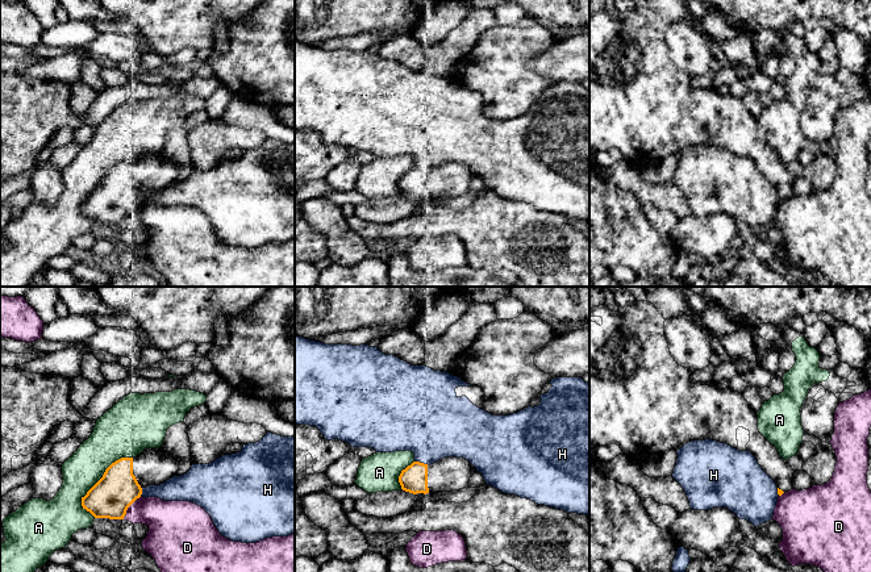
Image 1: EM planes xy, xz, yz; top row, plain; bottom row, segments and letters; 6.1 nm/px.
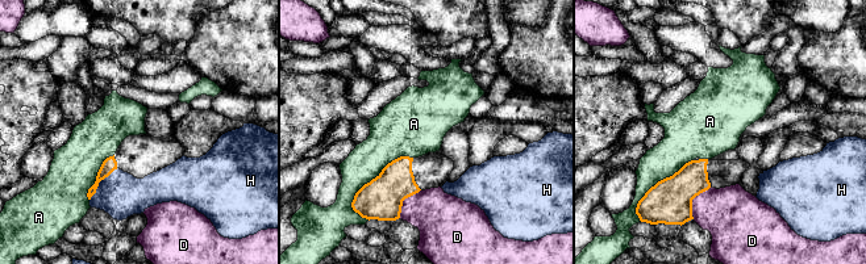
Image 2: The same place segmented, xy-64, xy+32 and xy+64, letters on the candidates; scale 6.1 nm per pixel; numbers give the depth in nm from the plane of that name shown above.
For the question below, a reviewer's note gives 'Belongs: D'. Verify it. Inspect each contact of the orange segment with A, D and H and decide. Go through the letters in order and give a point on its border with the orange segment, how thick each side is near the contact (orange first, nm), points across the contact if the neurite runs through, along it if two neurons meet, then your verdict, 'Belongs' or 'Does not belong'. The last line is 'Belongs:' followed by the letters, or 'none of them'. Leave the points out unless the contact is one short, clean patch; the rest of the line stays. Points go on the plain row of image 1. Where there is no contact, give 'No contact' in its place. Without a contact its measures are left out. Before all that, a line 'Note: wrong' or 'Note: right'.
Note: wrong
A: Touches orange at xy (103, 182). Thickness 240 nm (orange) against 260 nm. Does not belong
D: Touches orange at xy (128, 212). Thickness 240 nm (orange) against 240 nm. Does not belong
H: Touches orange at xz (421, 168). Thickness 170 nm (orange) against 420 nm. Does not belong
Belongs: none of them

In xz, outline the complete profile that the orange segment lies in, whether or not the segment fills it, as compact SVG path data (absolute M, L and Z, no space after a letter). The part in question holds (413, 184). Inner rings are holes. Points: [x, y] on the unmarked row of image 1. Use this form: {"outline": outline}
{"outline": "M443 163L430 171L413 167L399 181L401 195L413 200L453 197L468 191L476 174L463 163Z"}

